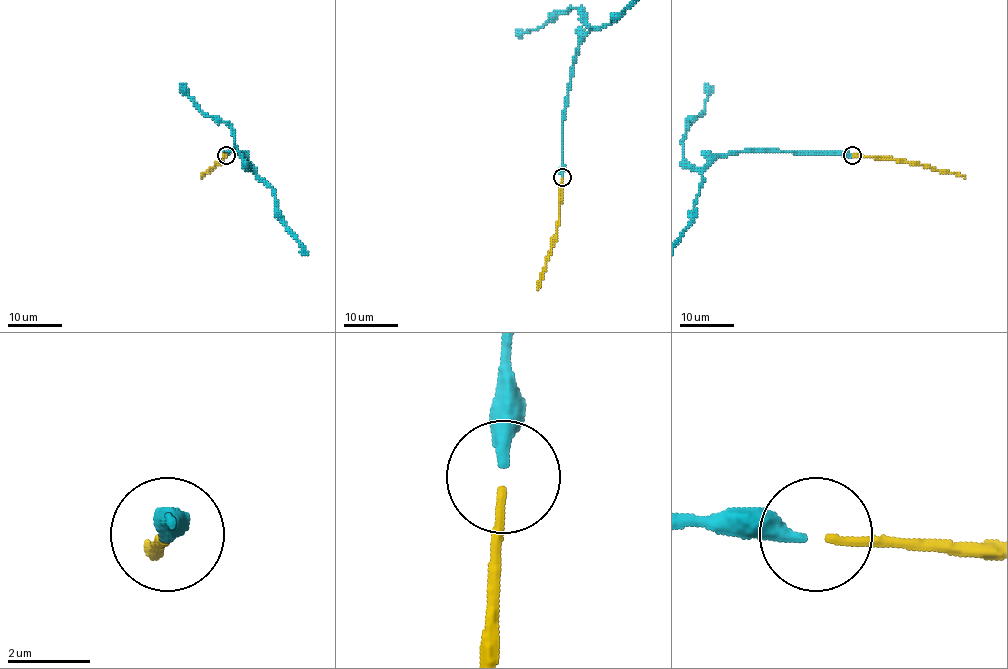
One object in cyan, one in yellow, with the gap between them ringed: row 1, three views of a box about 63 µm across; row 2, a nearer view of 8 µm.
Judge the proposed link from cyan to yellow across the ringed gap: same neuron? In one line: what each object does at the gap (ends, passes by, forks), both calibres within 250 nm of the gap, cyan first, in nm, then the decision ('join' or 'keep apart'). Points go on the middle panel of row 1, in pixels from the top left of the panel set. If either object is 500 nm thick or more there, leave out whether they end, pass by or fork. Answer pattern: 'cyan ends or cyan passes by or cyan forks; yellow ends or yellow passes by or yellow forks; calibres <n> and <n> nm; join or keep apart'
cyan ends; yellow ends; calibres 360 and 200 nm; join

